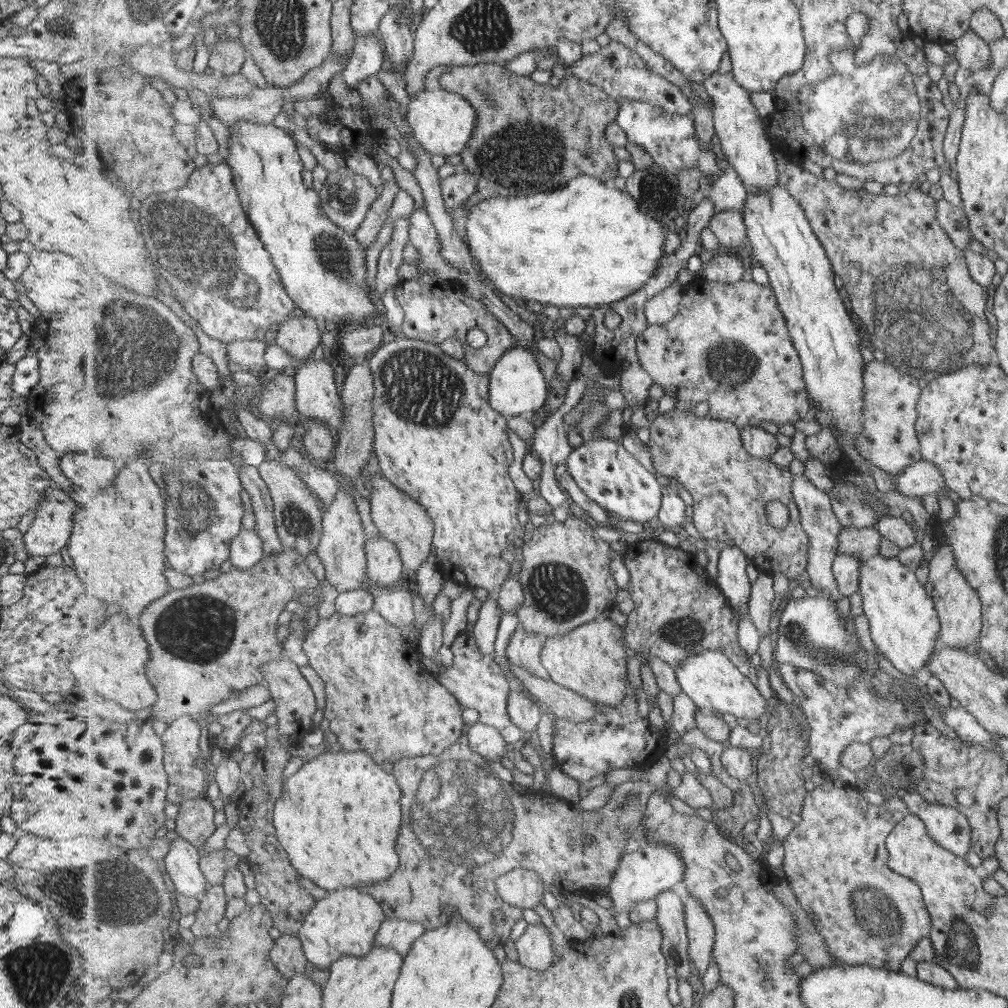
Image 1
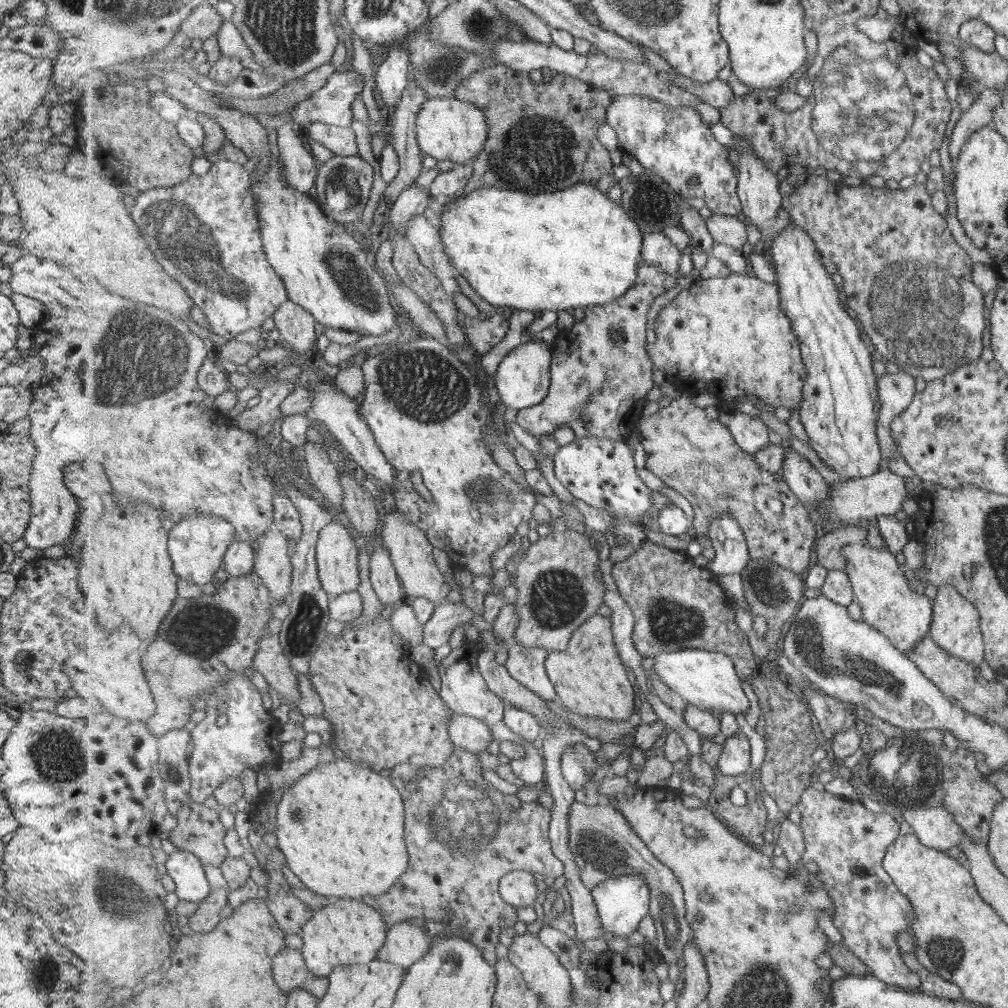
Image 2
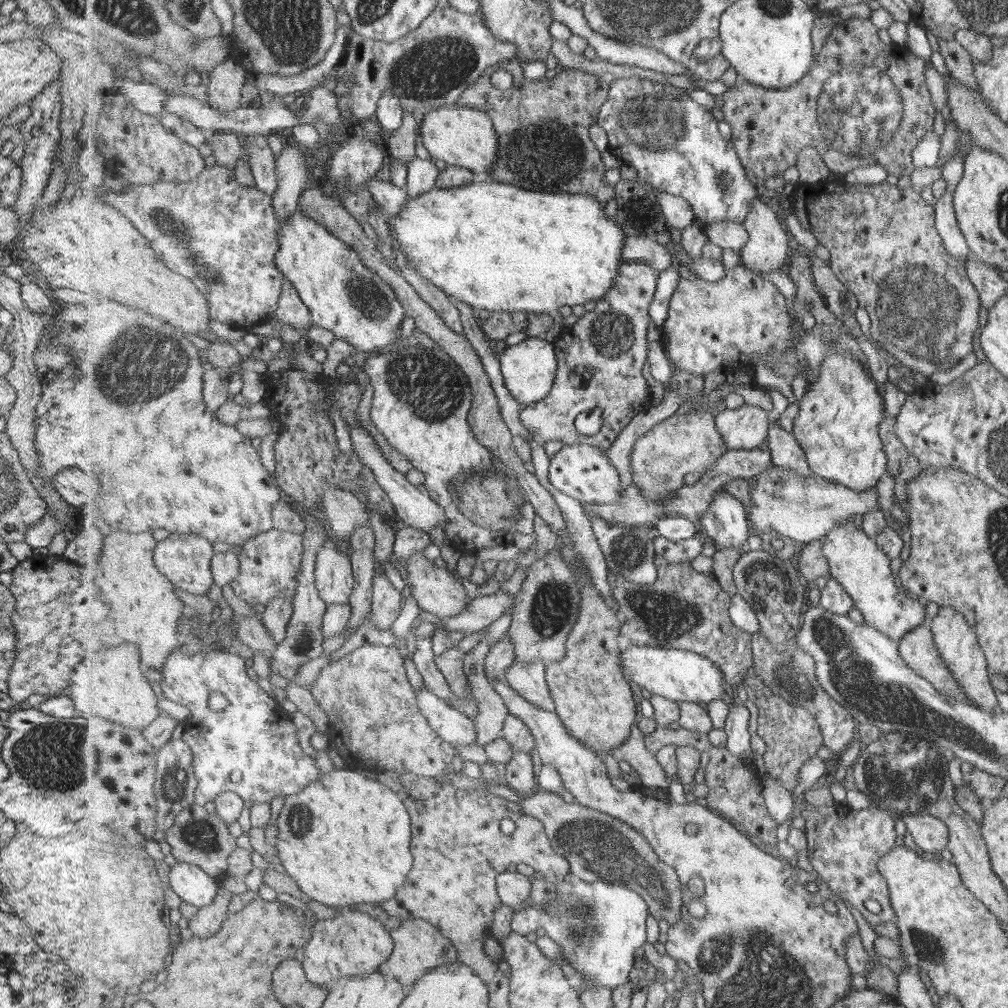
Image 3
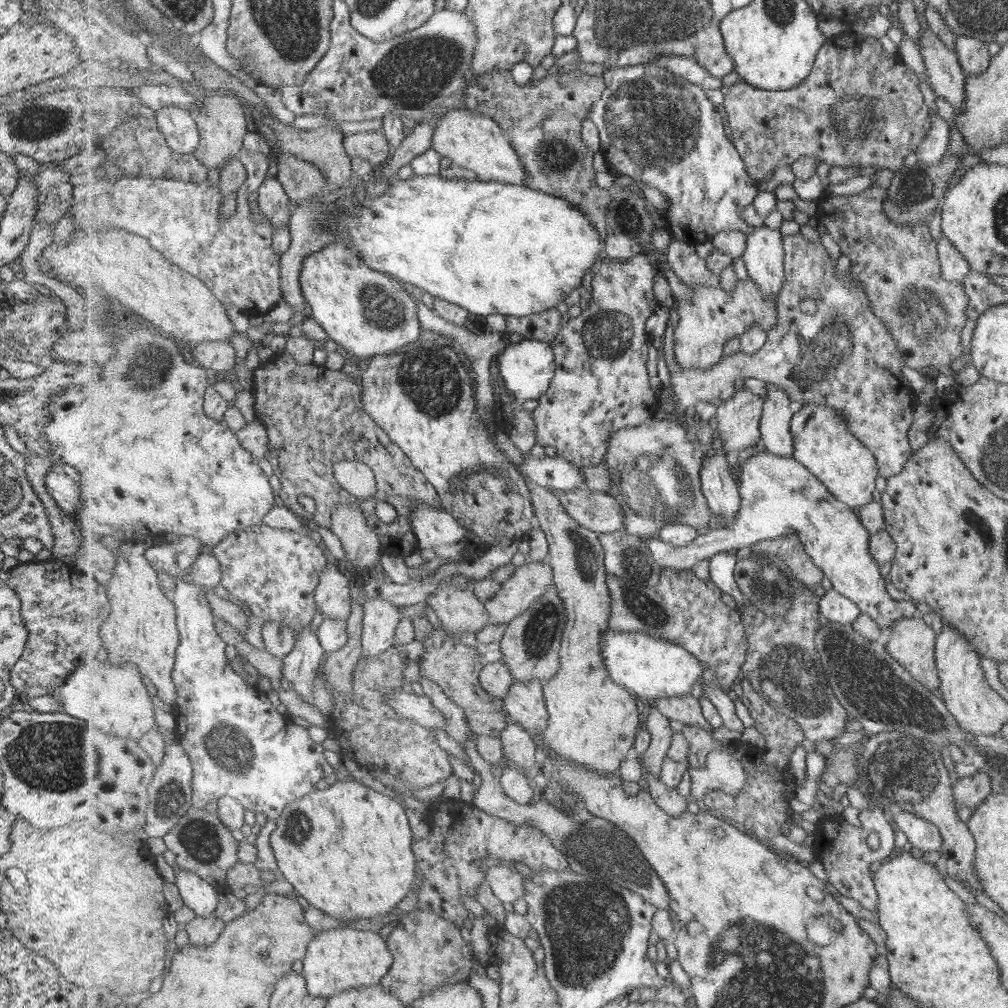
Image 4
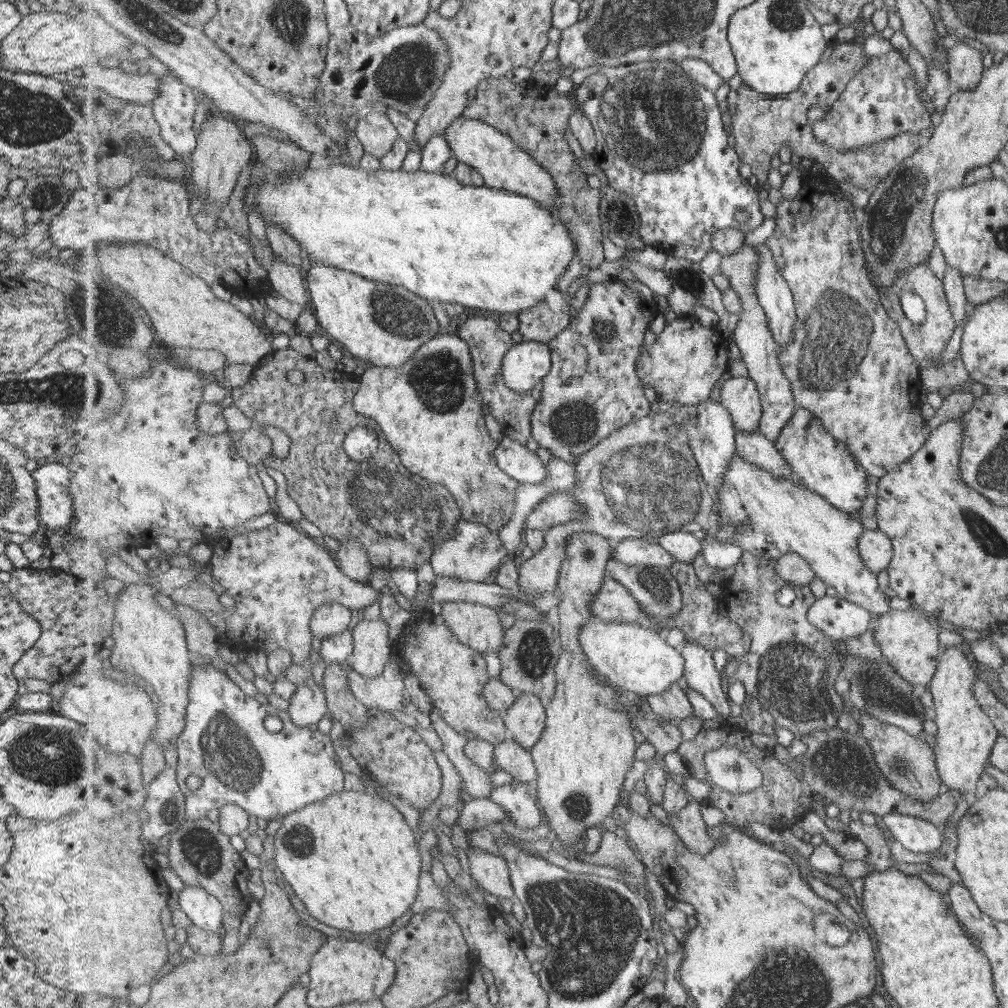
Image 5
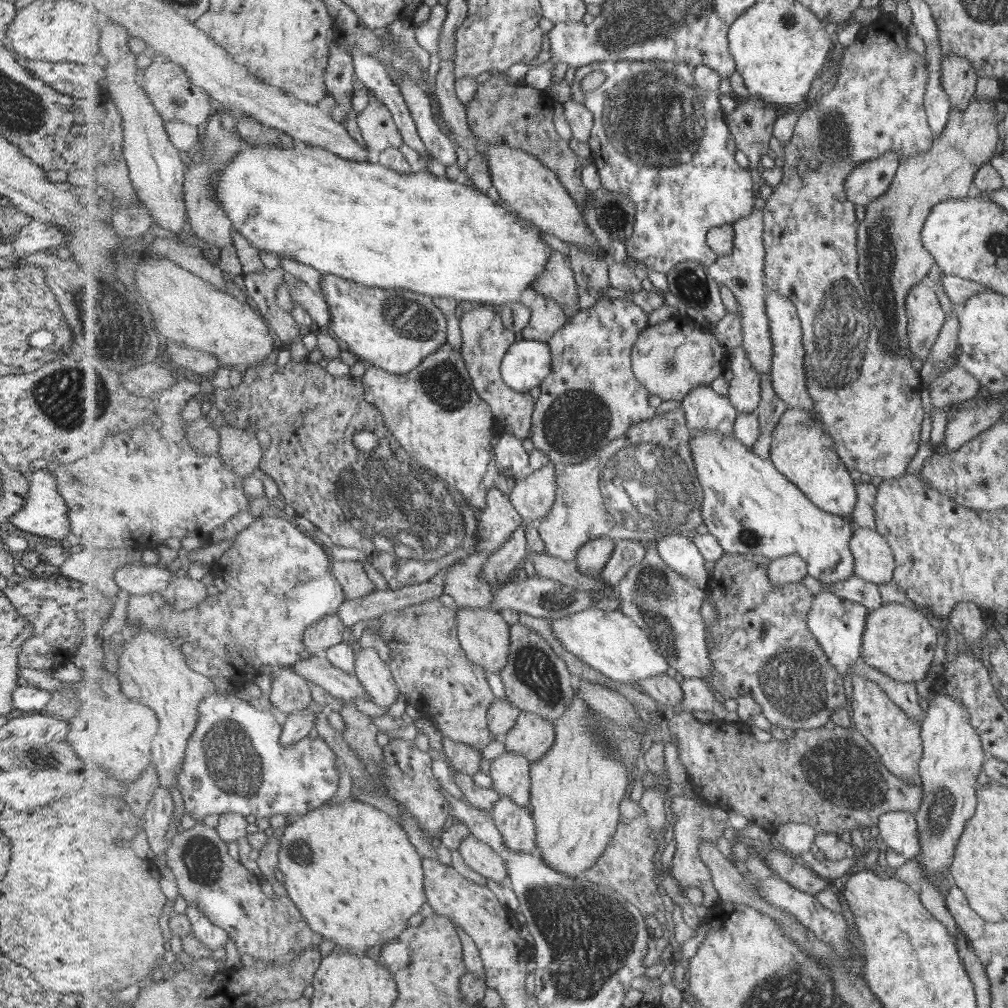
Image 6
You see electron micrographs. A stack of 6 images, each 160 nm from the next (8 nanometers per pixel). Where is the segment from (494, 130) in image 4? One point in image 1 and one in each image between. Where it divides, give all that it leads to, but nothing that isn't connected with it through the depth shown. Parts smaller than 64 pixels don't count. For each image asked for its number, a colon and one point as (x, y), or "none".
1: (443, 122)
2: (447, 129)
3: (462, 135)

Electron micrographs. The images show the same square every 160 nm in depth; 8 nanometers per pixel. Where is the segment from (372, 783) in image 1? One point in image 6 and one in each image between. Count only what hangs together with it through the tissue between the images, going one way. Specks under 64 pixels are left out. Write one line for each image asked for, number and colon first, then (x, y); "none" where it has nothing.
2: (341, 826)
3: (346, 839)
4: (347, 849)
5: (352, 859)
6: (356, 876)

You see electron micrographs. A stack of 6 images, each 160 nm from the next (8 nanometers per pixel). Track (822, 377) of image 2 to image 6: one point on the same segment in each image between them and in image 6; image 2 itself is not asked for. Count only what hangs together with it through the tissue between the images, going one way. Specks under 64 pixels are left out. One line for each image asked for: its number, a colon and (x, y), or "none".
3: (838, 423)
4: (825, 444)
5: (827, 466)
6: (820, 471)

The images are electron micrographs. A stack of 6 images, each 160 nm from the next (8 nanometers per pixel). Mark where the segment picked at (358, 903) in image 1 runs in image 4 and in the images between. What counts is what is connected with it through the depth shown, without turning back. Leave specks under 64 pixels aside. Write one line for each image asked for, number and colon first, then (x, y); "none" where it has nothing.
2: (346, 931)
3: (351, 944)
4: (339, 959)

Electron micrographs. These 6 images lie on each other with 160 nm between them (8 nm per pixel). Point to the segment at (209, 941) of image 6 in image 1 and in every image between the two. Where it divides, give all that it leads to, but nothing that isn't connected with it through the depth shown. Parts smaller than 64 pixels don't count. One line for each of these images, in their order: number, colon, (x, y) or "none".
1: (182, 860)
2: (185, 867)
3: (190, 882)
4: (198, 894)
5: (206, 911)

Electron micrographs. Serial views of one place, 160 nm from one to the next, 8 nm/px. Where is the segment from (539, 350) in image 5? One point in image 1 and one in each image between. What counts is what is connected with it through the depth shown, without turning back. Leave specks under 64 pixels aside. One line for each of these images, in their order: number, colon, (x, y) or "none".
1: (518, 387)
2: (523, 380)
3: (530, 367)
4: (528, 367)

